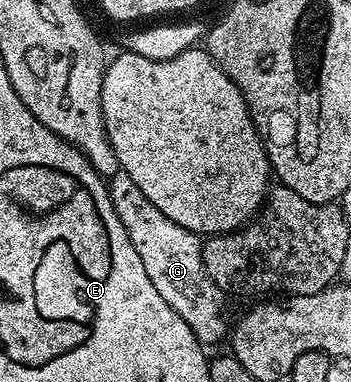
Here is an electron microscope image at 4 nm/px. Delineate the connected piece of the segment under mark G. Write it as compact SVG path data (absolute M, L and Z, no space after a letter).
M119 169L116 174L110 176L107 186L111 205L115 209L119 221L123 221L123 229L127 229L127 237L131 237L131 245L135 245L135 253L139 253L139 261L143 261L143 270L147 272L147 278L151 280L151 285L155 285L159 297L163 297L163 301L167 301L167 305L171 305L171 309L175 309L175 313L179 313L179 317L183 317L183 321L187 321L191 333L195 333L195 337L203 345L217 343L221 338L224 340L231 331L230 321L228 323L225 320L227 295L226 292L219 289L219 285L215 285L215 281L211 281L211 277L205 272L201 256L202 236L195 234L194 231L183 229L183 225L175 225L175 221L171 221L171 217L167 217L167 213L155 209L155 205L151 205L151 201L147 201L147 196L140 191L139 185L131 180L125 171Z

